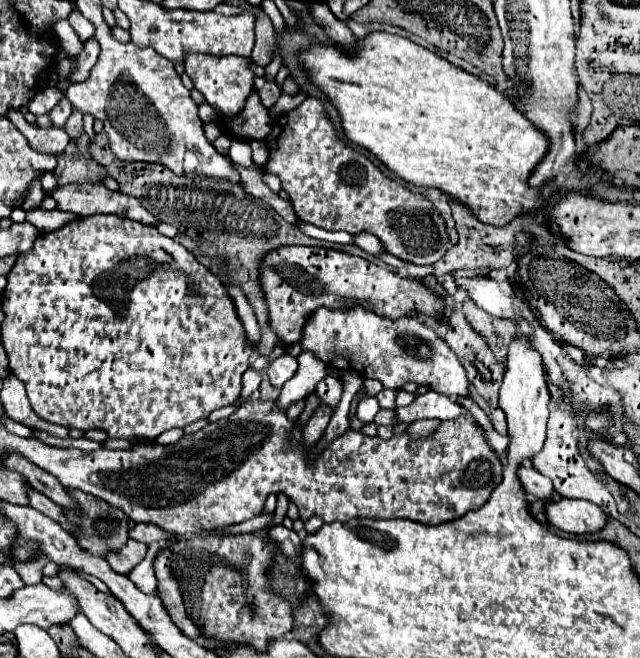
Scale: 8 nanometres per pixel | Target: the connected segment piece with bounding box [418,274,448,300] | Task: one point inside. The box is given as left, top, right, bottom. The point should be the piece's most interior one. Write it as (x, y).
(430, 281)

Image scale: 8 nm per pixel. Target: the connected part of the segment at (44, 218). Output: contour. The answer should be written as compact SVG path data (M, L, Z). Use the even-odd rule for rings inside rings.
M32 208L26 212L26 220L36 224L36 228L40 228L40 232L52 232L60 226L64 226L64 222L74 220L76 214L68 214L68 212L60 212L60 210L42 210L42 208Z

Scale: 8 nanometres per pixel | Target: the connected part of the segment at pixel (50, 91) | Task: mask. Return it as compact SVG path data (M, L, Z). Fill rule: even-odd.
M52 86L52 88L44 88L44 90L40 90L40 92L30 100L28 110L30 110L32 114L36 114L36 116L46 114L48 110L54 108L54 104L58 104L58 102L62 100L62 96L64 96L64 94L62 94L56 86Z

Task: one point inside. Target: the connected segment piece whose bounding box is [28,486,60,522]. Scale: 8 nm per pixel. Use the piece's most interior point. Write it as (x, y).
(39, 501)

